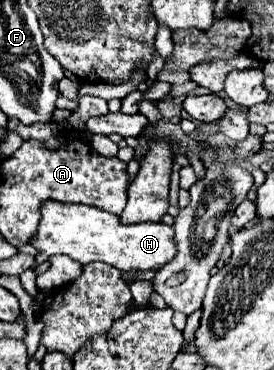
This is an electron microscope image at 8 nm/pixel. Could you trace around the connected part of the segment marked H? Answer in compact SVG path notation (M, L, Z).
M45 201L41 205L41 221L31 245L37 249L37 265L53 255L67 255L81 265L101 261L119 271L147 271L161 267L175 255L173 229L165 223L123 225L117 215L89 205Z

